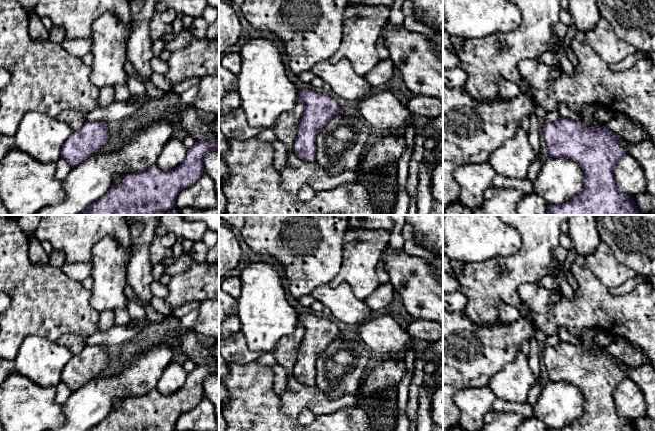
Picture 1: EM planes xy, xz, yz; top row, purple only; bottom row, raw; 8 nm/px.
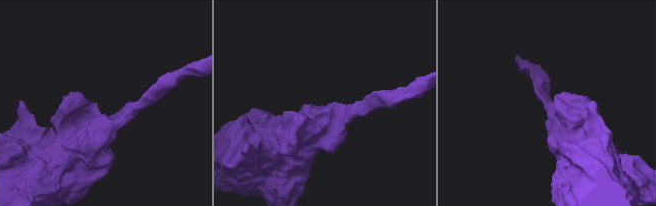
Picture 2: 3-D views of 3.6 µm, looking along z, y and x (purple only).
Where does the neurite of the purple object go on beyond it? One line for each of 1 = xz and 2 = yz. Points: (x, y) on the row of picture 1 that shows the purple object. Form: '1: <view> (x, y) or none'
1: none
2: none

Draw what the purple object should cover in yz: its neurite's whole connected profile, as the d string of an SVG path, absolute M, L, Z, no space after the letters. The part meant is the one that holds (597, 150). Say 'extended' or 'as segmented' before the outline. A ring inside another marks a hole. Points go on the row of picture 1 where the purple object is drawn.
as segmented | M560 117L555 122L545 122L544 139L549 157L571 159L580 165L584 173L582 192L564 204L547 205L547 215L646 215L639 211L633 197L616 187L613 170L625 151L617 135L606 125L586 128L578 121Z

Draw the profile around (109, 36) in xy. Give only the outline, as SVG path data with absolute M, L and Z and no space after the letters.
M112 12L104 13L94 21L91 46L94 59L90 79L95 86L126 84L124 63L132 27L133 22L124 26Z

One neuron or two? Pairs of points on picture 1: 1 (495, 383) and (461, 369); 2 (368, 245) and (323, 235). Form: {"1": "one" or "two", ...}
{"1": "two", "2": "two"}

